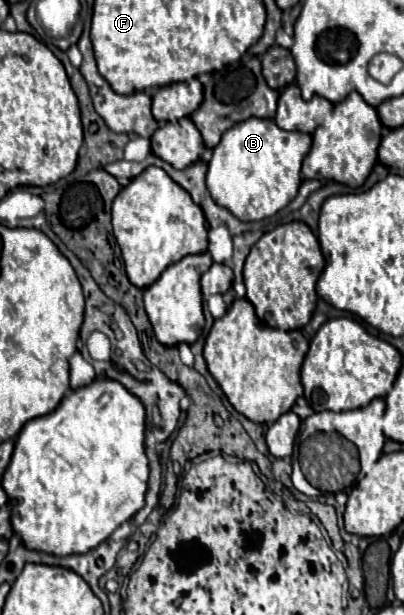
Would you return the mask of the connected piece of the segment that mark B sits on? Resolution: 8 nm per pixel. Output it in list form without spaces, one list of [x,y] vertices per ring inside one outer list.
[[[250,118],[246,122],[240,122],[232,126],[228,132],[224,132],[220,144],[212,150],[212,160],[208,162],[208,174],[206,174],[206,188],[216,200],[216,204],[228,208],[238,220],[244,222],[258,222],[268,216],[274,216],[278,210],[288,206],[302,182],[302,160],[308,154],[308,148],[312,146],[312,136],[302,132],[286,132],[276,126],[274,120],[262,120],[262,118]]]

